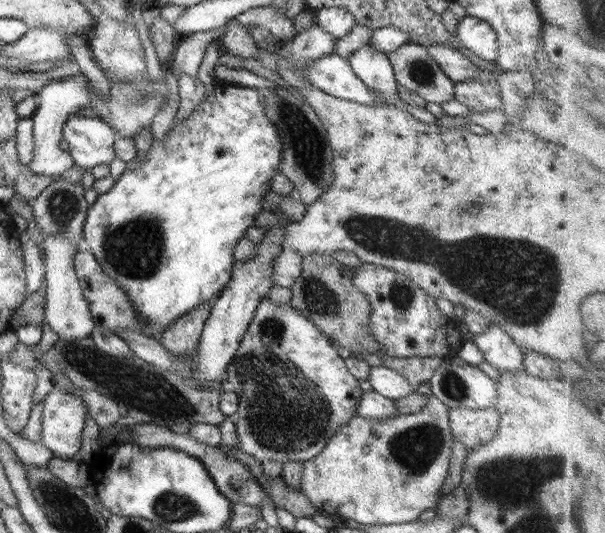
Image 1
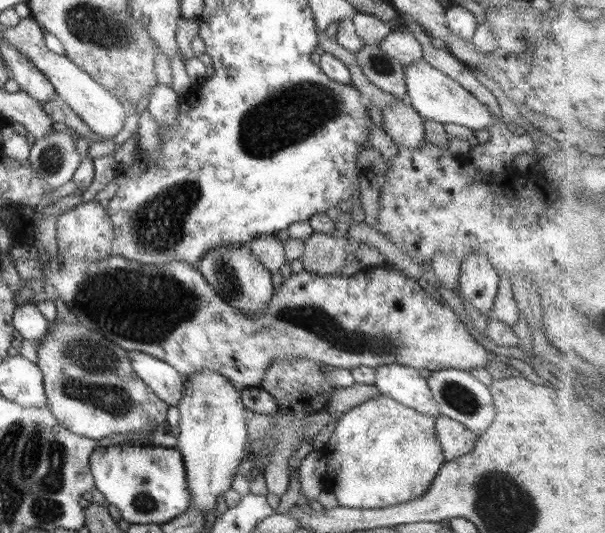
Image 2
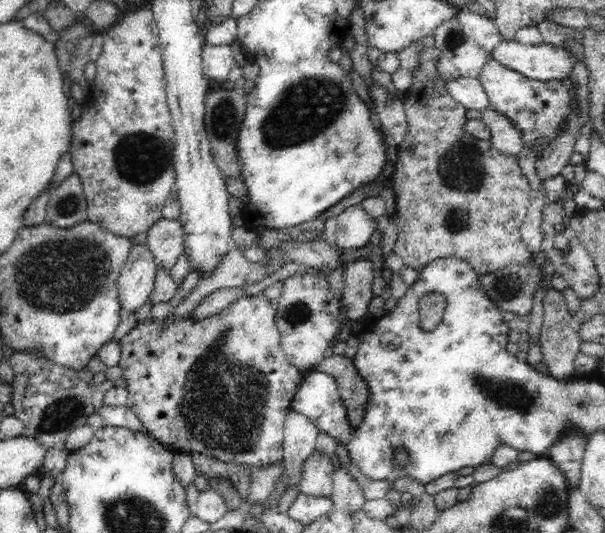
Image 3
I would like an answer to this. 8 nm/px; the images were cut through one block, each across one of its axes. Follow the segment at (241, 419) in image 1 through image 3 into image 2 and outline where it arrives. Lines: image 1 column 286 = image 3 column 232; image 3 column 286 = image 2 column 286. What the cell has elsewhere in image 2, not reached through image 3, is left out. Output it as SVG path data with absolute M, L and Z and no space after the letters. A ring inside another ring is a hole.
M308 358L275 360L264 373L264 378L259 387L269 392L270 396L274 398L276 406L278 406L278 411L272 415L279 415L282 412L282 414L297 416L302 420L304 416L310 416L310 414L327 409L330 406L328 402L332 400L331 394L338 389L332 386L325 376L325 372L329 371L330 367L333 366Z

